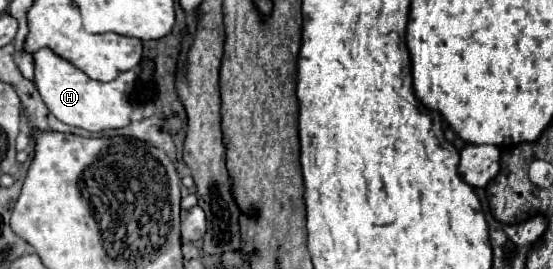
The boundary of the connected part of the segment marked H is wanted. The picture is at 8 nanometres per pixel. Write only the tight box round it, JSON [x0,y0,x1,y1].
[33,49,137,133]

